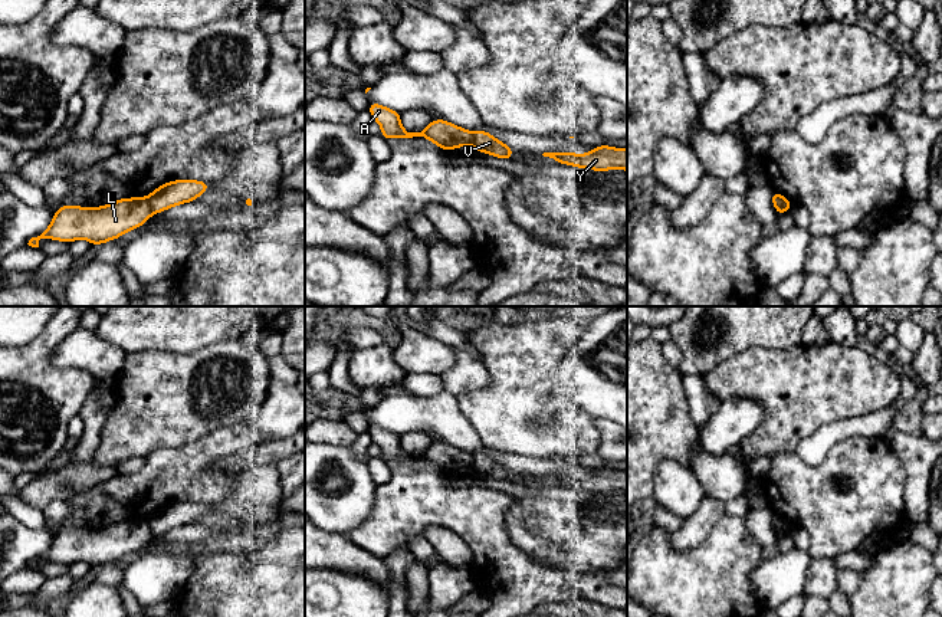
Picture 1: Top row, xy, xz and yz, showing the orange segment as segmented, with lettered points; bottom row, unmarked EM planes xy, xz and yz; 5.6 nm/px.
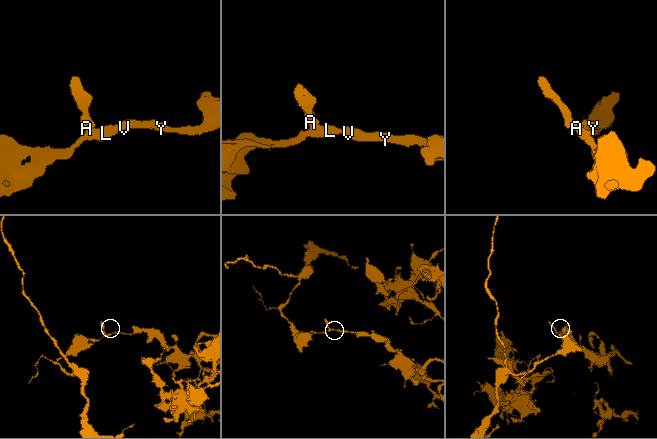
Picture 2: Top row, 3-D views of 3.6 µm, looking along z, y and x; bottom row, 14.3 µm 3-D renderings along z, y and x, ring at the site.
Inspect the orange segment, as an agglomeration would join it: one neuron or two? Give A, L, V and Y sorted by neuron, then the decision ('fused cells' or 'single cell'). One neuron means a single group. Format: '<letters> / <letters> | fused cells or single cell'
A L / V Y | fused cells

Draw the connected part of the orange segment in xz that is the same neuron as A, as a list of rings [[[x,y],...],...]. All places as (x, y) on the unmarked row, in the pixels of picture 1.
[[[380,426],[367,427],[371,439],[381,447],[381,459],[390,460],[413,460],[423,459],[433,463],[442,472],[454,472],[465,467],[472,467],[473,454],[453,447],[444,442],[431,443],[420,454],[408,454],[400,446],[401,434],[388,431]]]

